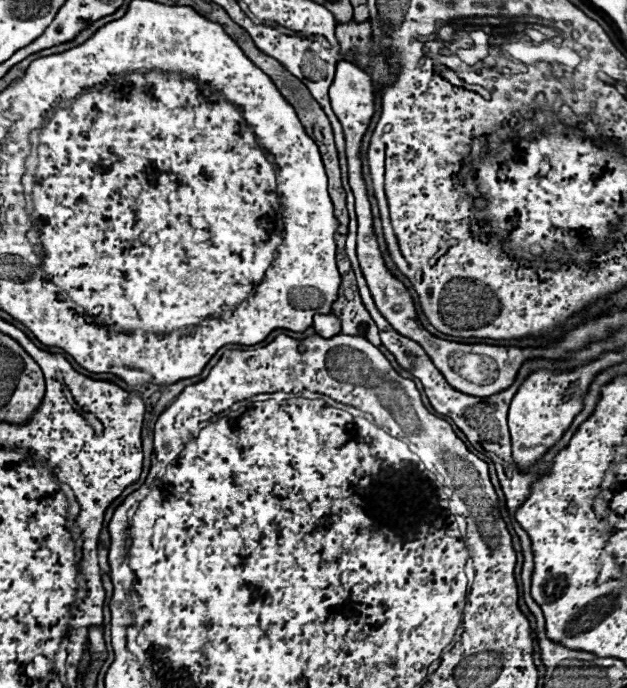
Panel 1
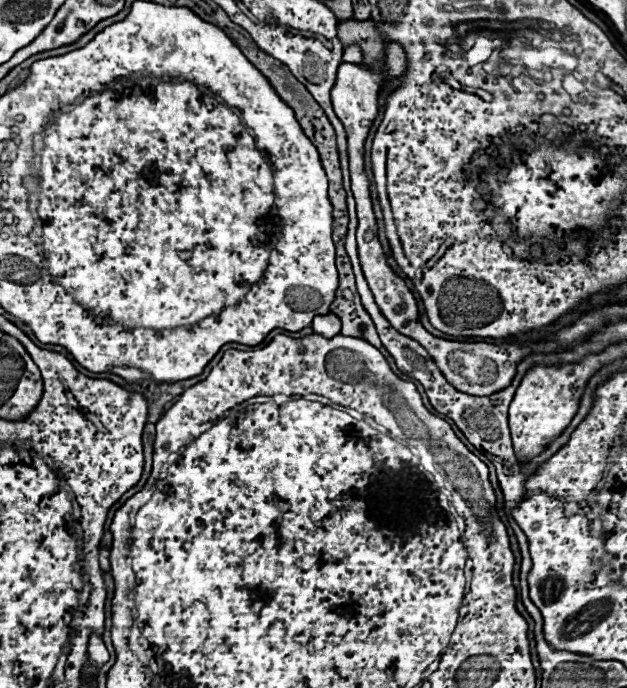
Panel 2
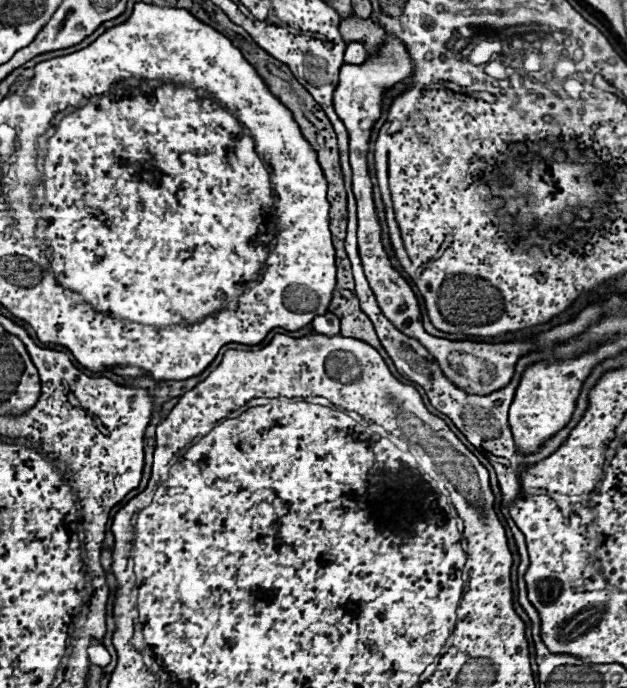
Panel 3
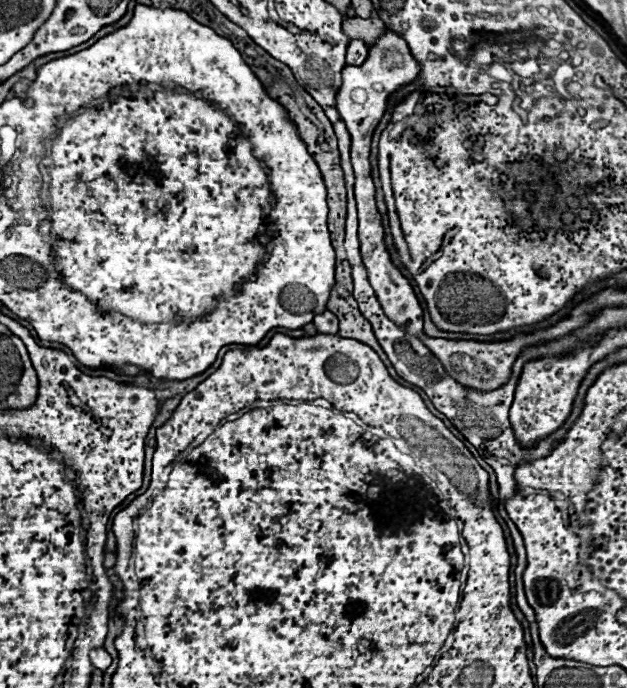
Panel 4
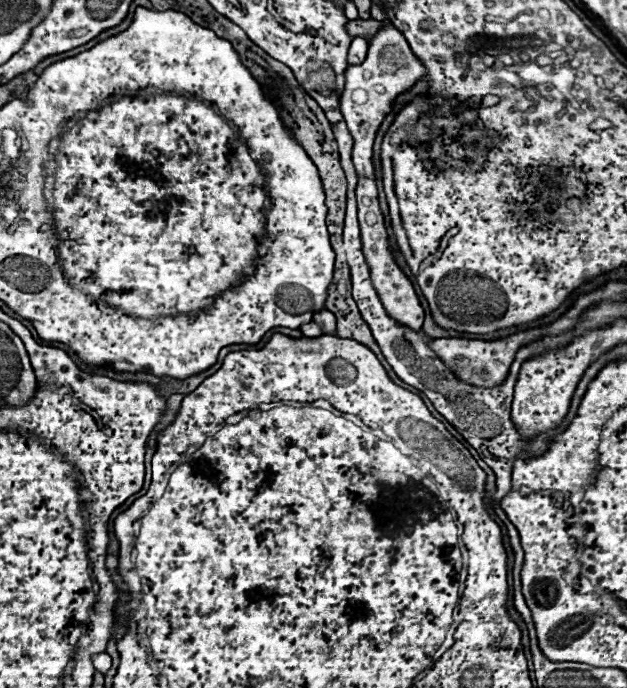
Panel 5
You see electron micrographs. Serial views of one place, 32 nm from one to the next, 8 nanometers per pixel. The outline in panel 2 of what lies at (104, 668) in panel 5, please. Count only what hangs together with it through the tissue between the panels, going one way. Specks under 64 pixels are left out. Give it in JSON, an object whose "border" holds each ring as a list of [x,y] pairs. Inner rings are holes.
{"border":[[[92,634],[92,636],[90,636],[88,654],[90,654],[90,660],[92,660],[94,664],[104,664],[104,662],[108,662],[110,656],[108,656],[108,650],[106,650],[100,634]]]}

